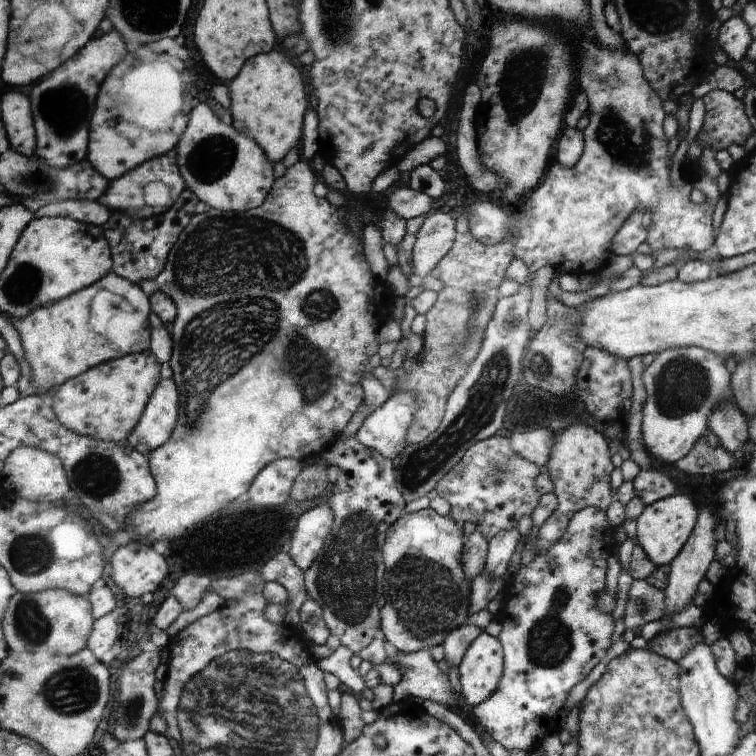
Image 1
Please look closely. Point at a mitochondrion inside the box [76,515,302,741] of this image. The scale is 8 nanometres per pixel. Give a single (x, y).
(133, 704)

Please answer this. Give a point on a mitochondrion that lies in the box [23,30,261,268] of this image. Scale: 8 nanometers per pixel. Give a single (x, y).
(65, 108)

